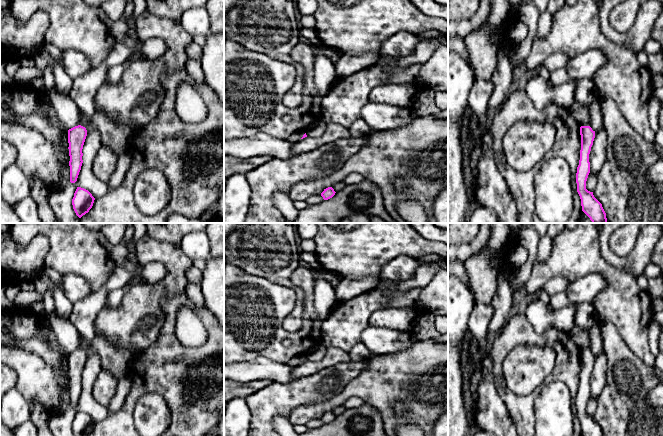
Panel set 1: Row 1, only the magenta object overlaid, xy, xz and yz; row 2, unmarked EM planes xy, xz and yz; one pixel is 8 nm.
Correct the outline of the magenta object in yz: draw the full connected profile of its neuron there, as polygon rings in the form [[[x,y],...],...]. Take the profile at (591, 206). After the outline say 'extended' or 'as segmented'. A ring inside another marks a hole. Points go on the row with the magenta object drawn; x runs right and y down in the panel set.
[[[581,126],[580,135],[581,150],[576,183],[582,211],[590,218],[592,223],[607,223],[606,213],[602,204],[594,197],[593,192],[586,189],[586,181],[590,173],[589,154],[595,138],[595,131],[590,126]]]; as segmented

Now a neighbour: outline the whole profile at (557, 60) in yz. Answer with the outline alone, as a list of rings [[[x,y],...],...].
[[[555,52],[549,56],[545,61],[543,66],[547,68],[549,72],[552,72],[559,68],[565,68],[569,57],[563,52]]]

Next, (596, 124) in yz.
[[[599,97],[596,98],[589,106],[590,122],[589,126],[593,131],[597,132],[603,128],[602,122],[602,109],[599,101]]]

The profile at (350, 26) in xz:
[[[317,0],[318,8],[313,16],[316,19],[315,30],[320,43],[334,48],[342,54],[380,54],[382,43],[397,32],[405,31],[419,34],[427,30],[436,30],[448,36],[448,21],[422,13],[410,0]]]

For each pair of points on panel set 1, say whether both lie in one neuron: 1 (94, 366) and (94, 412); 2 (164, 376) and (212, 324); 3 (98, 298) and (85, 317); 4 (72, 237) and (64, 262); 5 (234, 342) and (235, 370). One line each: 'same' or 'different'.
1: same
2: same
3: same
4: same
5: different

